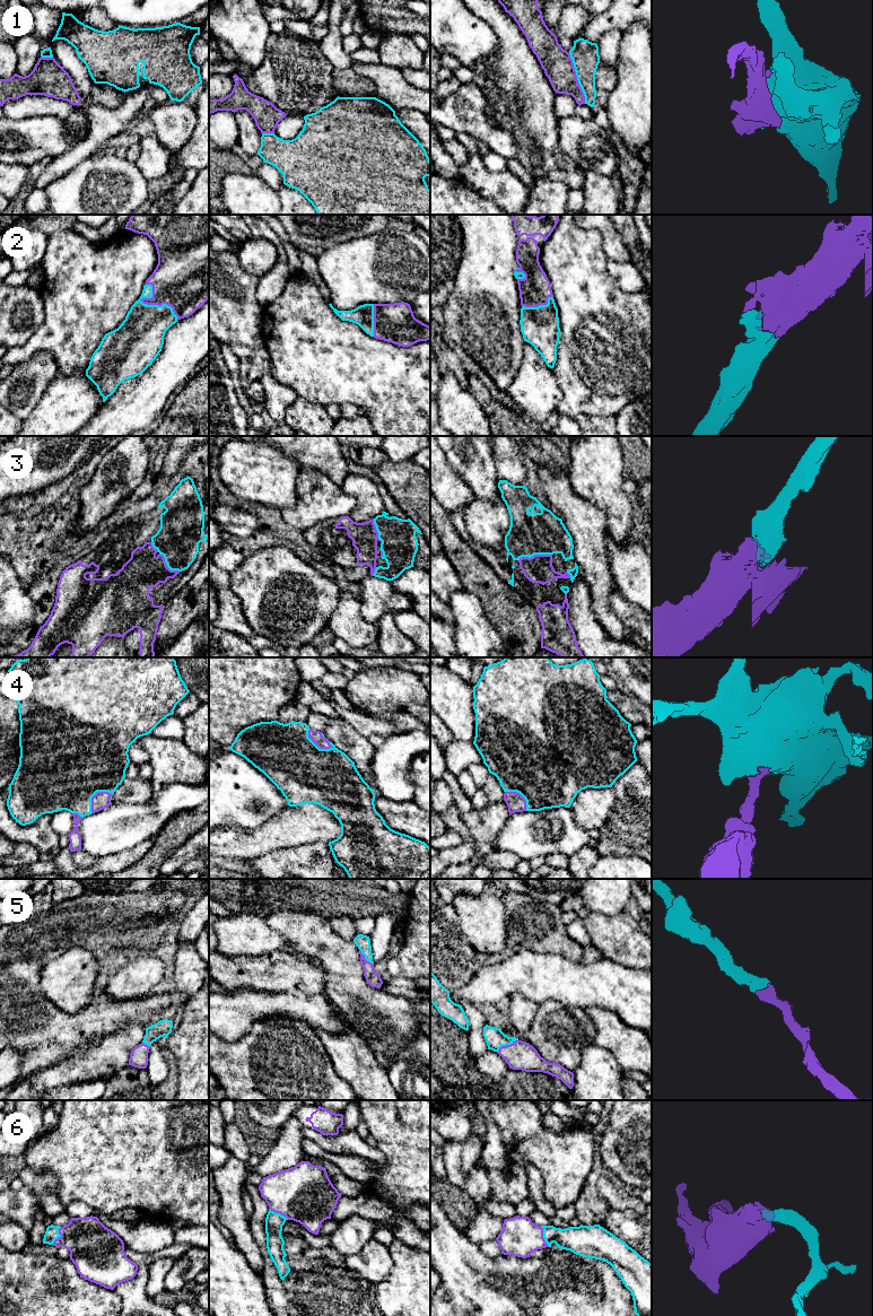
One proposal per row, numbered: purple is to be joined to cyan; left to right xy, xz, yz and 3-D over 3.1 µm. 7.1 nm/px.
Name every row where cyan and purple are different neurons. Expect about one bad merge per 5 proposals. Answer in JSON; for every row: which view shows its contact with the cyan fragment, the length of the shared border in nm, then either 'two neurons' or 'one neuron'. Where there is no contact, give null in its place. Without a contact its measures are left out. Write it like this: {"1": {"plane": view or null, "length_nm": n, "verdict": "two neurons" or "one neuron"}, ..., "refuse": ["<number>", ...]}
{"1": {"plane": "yz", "length_nm": 380, "verdict": "two neurons"}, "2": {"plane": "xy", "length_nm": 340, "verdict": "one neuron"}, "3": {"plane": "yz", "length_nm": 240, "verdict": "one neuron"}, "4": {"plane": "xy", "length_nm": 200, "verdict": "one neuron"}, "5": {"plane": "yz", "length_nm": 180, "verdict": "one neuron"}, "6": {"plane": "yz", "length_nm": 160, "verdict": "one neuron"}, "refuse": ["1"]}

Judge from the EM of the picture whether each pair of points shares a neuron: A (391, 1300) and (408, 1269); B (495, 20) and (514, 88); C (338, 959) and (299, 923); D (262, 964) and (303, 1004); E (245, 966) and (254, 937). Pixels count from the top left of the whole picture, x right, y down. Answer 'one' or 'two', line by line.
A: one
B: one
C: one
D: two
E: two

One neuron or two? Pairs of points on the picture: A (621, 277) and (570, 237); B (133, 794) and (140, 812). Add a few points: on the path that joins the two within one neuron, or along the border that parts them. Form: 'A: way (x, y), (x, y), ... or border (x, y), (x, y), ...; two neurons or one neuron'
A: border (607, 260), (607, 269), (610, 276), (621, 288); two neurons
B: border (150, 798), (142, 803), (112, 804); two neurons

